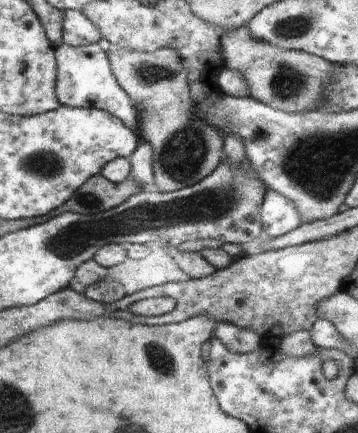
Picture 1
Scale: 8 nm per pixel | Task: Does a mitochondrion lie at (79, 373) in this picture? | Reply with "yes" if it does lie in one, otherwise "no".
no

